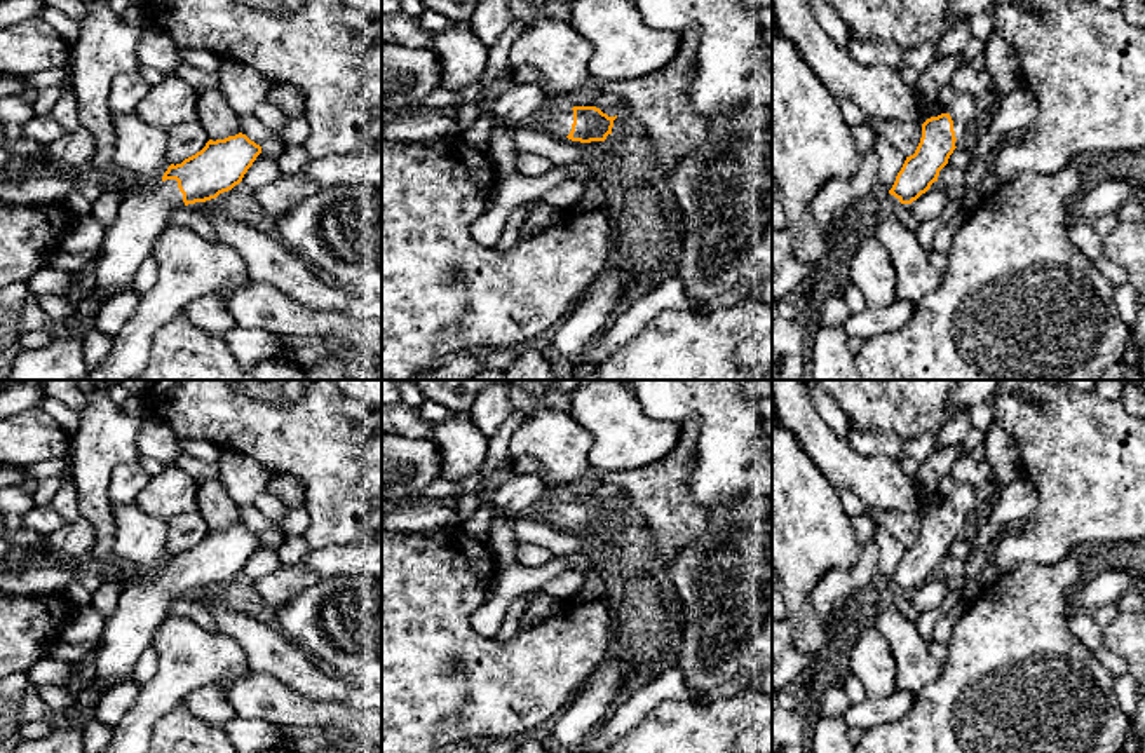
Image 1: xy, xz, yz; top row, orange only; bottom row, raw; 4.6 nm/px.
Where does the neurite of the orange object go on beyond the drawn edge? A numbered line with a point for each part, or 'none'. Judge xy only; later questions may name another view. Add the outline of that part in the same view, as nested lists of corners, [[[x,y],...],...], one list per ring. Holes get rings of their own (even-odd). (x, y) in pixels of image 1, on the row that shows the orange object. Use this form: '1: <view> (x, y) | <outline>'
1: xy (143, 215) | [[[176,180],[145,185],[125,193],[115,221],[105,230],[103,256],[96,263],[94,289],[84,296],[70,317],[64,319],[66,336],[51,340],[47,345],[19,352],[7,380],[82,380],[87,373],[82,349],[85,335],[94,329],[99,309],[105,305],[106,291],[124,291],[136,281],[141,263],[152,254],[157,235],[166,228],[169,213],[185,206]]]

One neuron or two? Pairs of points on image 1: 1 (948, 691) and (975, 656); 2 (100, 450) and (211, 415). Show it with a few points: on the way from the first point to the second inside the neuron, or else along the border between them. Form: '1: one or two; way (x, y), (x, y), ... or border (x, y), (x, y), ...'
1: one; way (957, 682), (975, 664)
2: two; border (145, 417), (138, 434), (140, 455)

